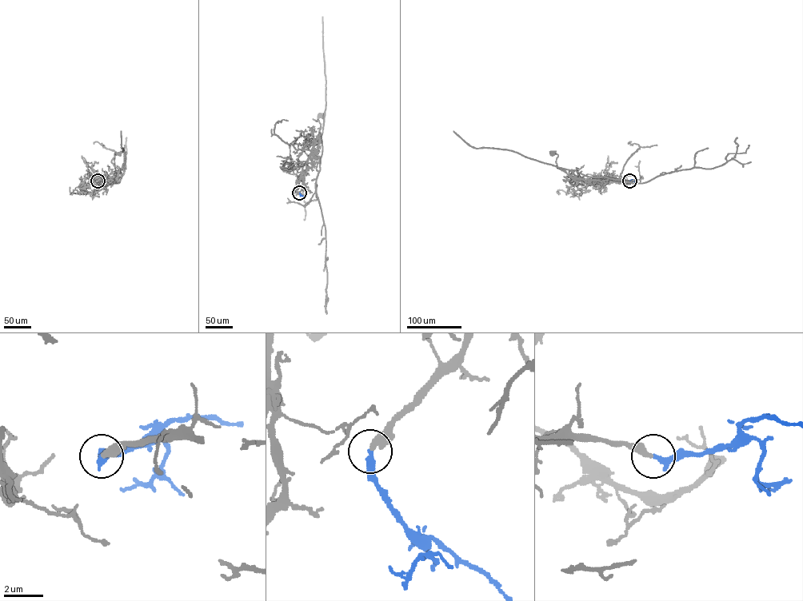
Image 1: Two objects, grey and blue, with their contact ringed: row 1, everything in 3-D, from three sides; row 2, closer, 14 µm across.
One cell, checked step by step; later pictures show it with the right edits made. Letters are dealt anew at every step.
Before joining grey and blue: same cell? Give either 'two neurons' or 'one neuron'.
one neuron

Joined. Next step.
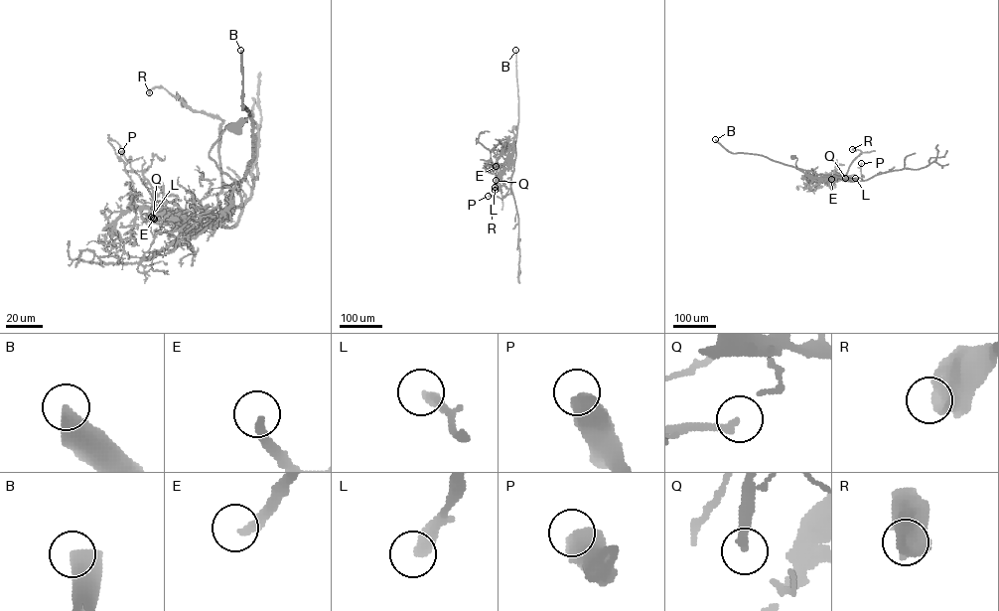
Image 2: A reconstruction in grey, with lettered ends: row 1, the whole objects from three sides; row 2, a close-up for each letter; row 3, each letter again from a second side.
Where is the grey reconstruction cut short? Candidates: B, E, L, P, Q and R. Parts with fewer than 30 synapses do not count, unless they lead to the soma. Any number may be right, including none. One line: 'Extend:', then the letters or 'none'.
Extend: B, E

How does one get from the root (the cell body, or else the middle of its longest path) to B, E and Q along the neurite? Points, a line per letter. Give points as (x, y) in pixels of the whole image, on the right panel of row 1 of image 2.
B: (793, 157), (797, 159), (796, 168), (806, 175), (808, 170), (761, 155), (731, 153), (715, 139)
E: (793, 157), (797, 159), (796, 168), (808, 177), (824, 181), (831, 179)
Q: (793, 157), (797, 159), (796, 168), (808, 177), (827, 182), (840, 175), (845, 178)

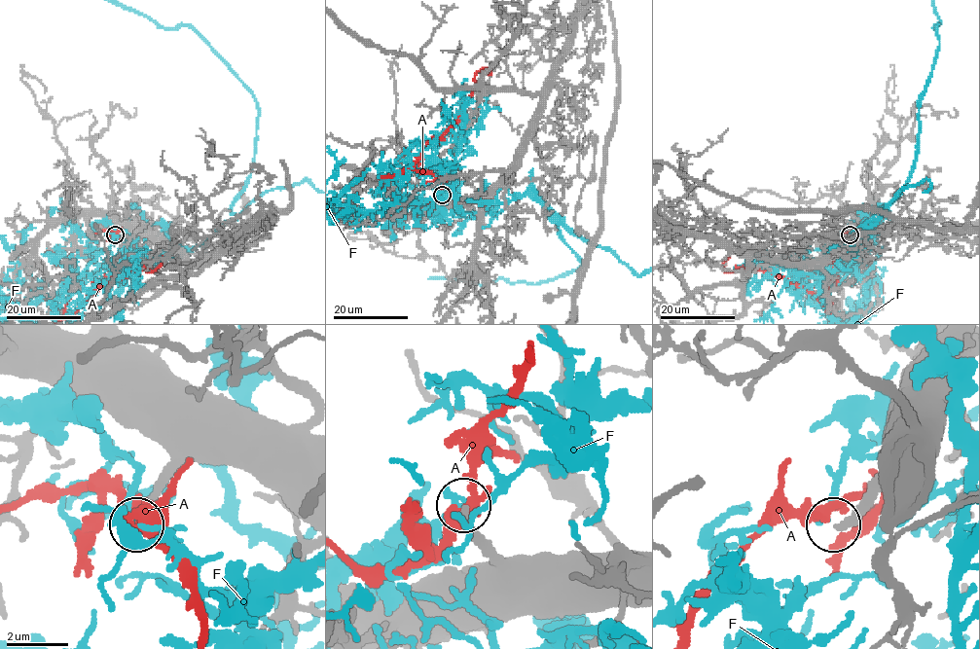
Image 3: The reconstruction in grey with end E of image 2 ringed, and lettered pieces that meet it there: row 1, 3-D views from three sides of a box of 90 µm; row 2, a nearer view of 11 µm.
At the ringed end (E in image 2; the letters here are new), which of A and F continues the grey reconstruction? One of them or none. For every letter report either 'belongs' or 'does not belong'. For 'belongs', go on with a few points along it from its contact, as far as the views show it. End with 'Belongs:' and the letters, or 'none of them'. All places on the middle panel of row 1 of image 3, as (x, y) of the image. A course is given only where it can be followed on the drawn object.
A: does not belong
F: does not belong
Belongs: none of them

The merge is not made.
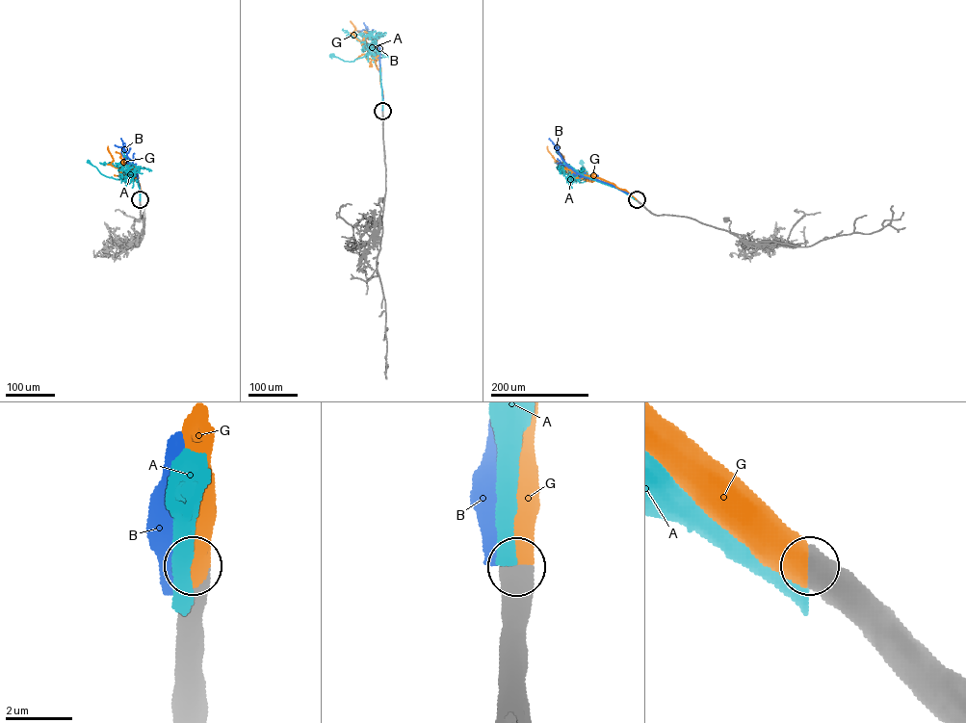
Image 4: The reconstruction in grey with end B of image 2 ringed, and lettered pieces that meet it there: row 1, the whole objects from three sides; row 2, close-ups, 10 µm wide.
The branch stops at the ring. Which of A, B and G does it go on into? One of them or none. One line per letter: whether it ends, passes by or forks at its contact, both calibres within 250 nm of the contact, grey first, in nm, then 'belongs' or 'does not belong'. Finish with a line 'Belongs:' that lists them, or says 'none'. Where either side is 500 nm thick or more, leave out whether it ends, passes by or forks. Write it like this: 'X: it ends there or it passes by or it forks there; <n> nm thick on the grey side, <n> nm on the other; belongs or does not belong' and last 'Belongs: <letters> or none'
A: 700 nm thick on the grey side, 600 nm on the other; does not belong
B: 650 nm thick on the grey side, 550 nm on the other; does not belong
G: 700 nm thick on the grey side, 700 nm on the other; belongs
Belongs: G

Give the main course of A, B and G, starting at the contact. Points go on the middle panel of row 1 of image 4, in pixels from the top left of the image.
A: (382, 111), (380, 64), (375, 52), (368, 48), (364, 56), (353, 62), (331, 55)
B: (382, 111), (379, 56), (376, 39), (367, 32), (363, 23)
G: (382, 111), (379, 61), (355, 38), (355, 28), (351, 21)

